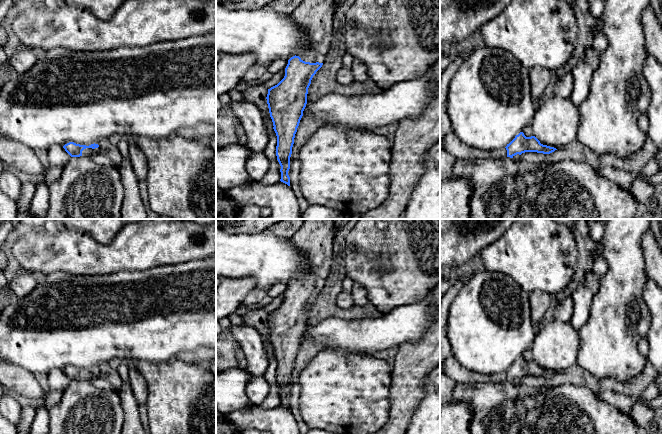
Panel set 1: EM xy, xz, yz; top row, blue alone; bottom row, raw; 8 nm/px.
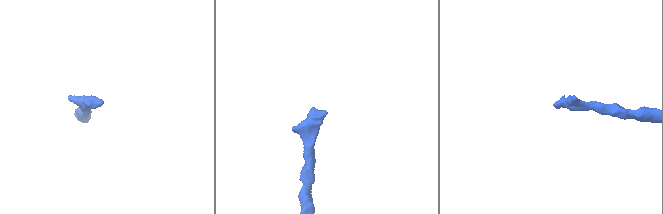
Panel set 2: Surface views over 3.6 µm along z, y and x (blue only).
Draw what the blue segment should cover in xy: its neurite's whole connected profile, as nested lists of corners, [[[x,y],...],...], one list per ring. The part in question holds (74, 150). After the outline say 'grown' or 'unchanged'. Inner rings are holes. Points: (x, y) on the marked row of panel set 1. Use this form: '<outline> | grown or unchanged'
[[[69,142],[65,144],[63,148],[71,157],[80,157],[80,156],[90,157],[91,155],[100,150],[99,145],[95,143],[86,146],[86,145],[76,144],[74,142]]] | grown

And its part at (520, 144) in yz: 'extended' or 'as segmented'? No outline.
extended

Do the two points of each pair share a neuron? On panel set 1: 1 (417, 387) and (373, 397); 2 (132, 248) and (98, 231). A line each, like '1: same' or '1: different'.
1: different
2: different

